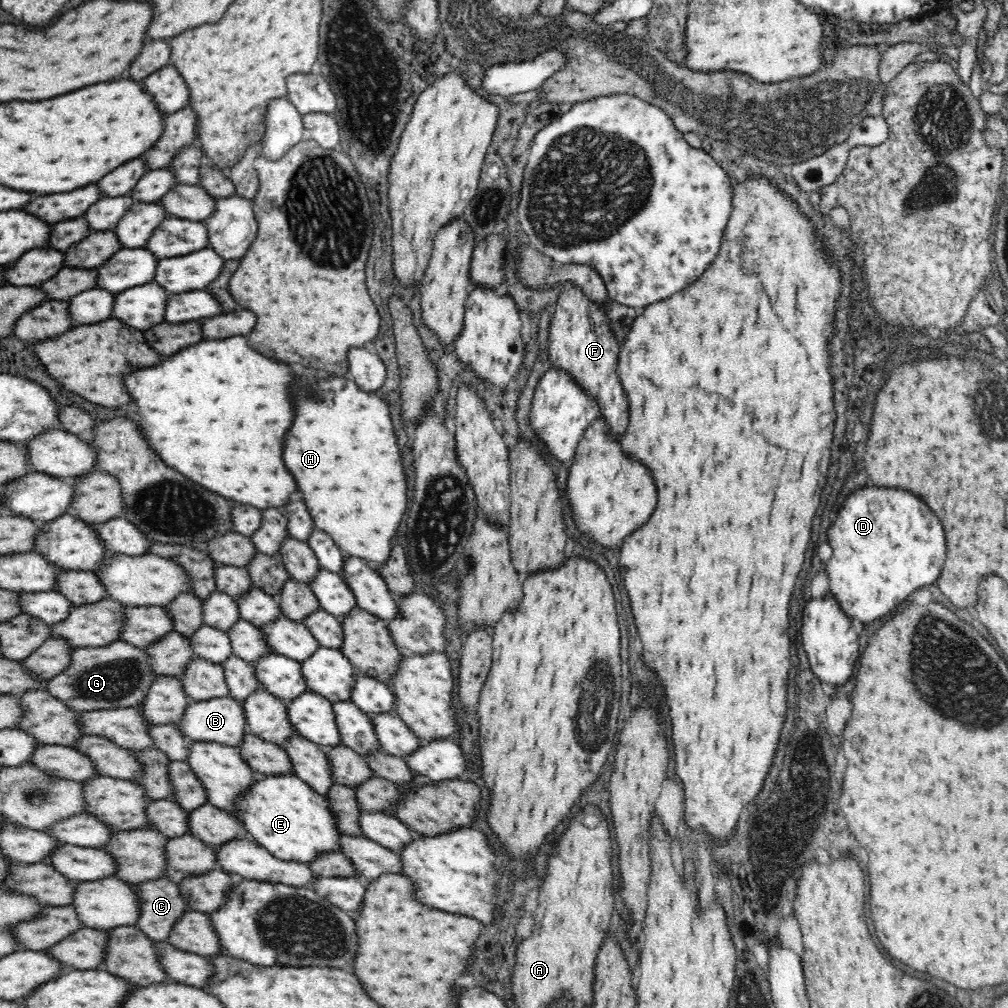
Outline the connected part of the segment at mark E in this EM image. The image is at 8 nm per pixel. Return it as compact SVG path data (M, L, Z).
M295 774L284 776L256 776L256 782L236 798L234 817L242 821L245 832L250 832L260 846L274 857L284 861L294 861L308 865L325 853L342 853L342 833L338 831L336 817L328 807L328 799L318 794L308 783Z

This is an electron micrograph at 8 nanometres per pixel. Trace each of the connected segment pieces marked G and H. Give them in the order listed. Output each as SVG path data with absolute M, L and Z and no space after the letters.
M122 640L98 647L82 647L72 650L72 664L64 672L48 681L46 688L54 698L66 703L70 709L80 712L98 708L138 707L144 700L150 684L156 680L156 671L150 667L144 649Z
M300 374L300 380L294 384L294 404L296 420L286 436L282 456L304 494L315 528L327 532L344 556L356 556L373 566L384 564L390 558L392 538L408 508L404 464L388 406L374 393L362 391L344 376L336 375L318 384L318 380L308 374Z

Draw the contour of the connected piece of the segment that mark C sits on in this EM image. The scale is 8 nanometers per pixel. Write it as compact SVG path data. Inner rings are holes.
M170 879L146 880L134 885L134 891L138 895L141 904L141 913L136 920L136 927L142 930L152 940L167 940L172 926L182 918L182 914L189 912L190 906L182 899L180 887Z

